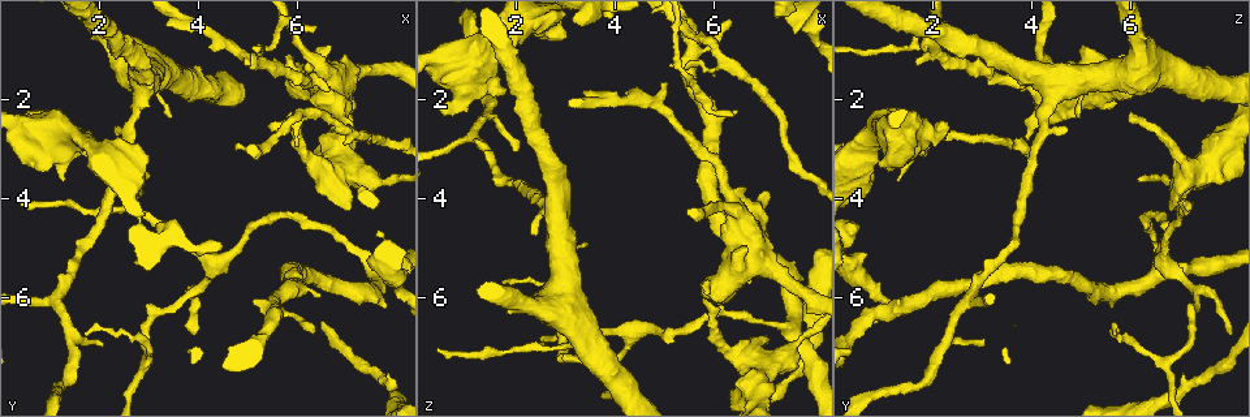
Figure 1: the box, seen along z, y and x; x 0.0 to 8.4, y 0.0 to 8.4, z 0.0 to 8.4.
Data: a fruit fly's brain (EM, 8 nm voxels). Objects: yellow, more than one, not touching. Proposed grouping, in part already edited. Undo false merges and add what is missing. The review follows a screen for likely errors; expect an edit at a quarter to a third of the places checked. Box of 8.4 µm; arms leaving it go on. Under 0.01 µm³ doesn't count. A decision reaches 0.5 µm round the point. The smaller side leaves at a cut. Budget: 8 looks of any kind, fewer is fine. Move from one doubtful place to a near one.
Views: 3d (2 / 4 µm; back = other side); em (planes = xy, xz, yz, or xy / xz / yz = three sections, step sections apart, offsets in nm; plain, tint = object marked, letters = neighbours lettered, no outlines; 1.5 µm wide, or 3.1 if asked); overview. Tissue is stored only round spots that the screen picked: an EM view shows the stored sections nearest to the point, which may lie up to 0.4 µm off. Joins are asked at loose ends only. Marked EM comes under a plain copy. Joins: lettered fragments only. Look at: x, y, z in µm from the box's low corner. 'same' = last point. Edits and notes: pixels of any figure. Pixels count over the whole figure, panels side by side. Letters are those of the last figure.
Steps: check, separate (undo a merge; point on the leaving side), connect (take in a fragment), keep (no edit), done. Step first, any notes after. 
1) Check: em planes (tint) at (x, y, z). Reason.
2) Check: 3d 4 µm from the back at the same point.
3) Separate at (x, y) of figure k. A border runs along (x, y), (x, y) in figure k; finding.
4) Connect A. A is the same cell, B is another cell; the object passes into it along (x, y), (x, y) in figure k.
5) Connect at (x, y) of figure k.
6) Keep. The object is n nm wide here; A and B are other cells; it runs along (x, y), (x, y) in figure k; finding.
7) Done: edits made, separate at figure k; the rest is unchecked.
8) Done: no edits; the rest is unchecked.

Check: em planes (letters) at (6.85, 4.85, 6.55). Thin neck.

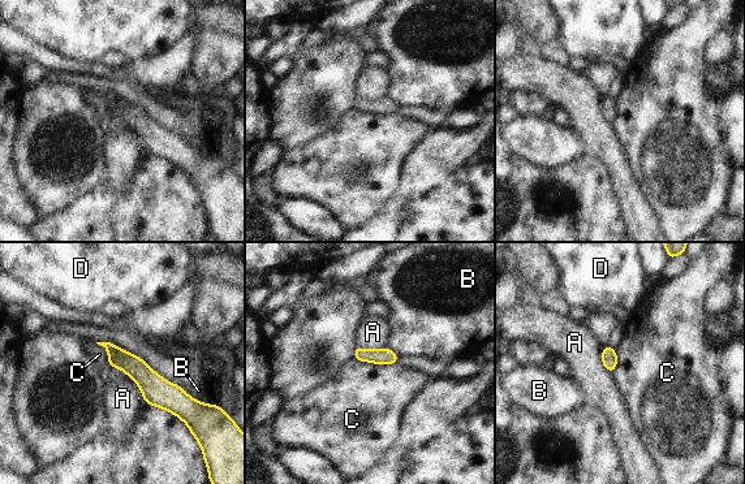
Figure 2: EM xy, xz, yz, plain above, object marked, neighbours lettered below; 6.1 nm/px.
Keep. A, B, C and D are other cells; a border runs along (95, 342), (107, 363), (130, 377) in figure 2; all the same cell.

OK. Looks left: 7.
Check: em planes (letters) at (1.75, 3.20, 1.85). Thick end.

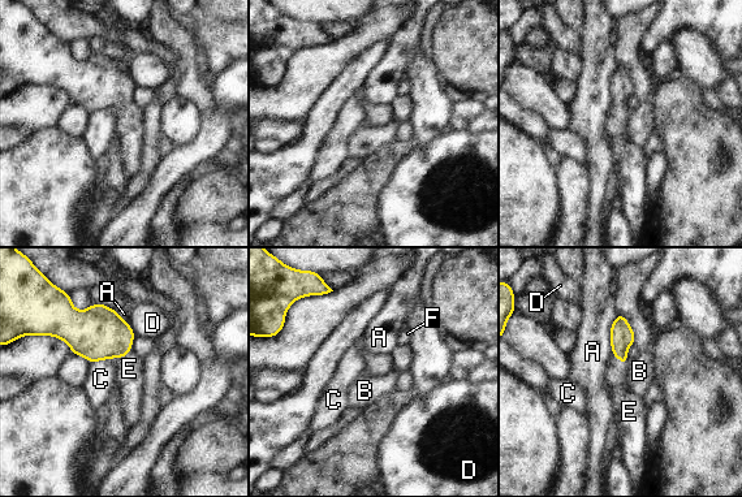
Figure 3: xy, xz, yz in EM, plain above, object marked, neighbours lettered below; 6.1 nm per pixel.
Connect at (624, 401) of figure 3. The longest contact is with A, 260 nm; E is the same cell, A, B, C, D and F are other cells; the object passes into it along (621, 336), (620, 361), (624, 401) in figure 3; it goes on there.

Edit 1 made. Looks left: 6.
Check: overview.

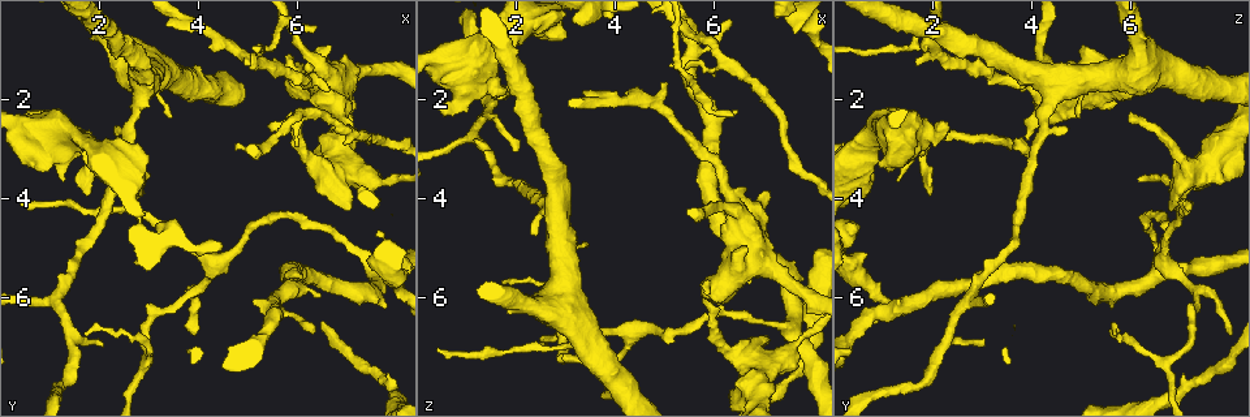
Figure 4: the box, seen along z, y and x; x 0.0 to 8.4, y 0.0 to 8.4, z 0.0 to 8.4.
Check: em yz step 4 (tint) at (7.15, 2.70, 3.90). An open end.

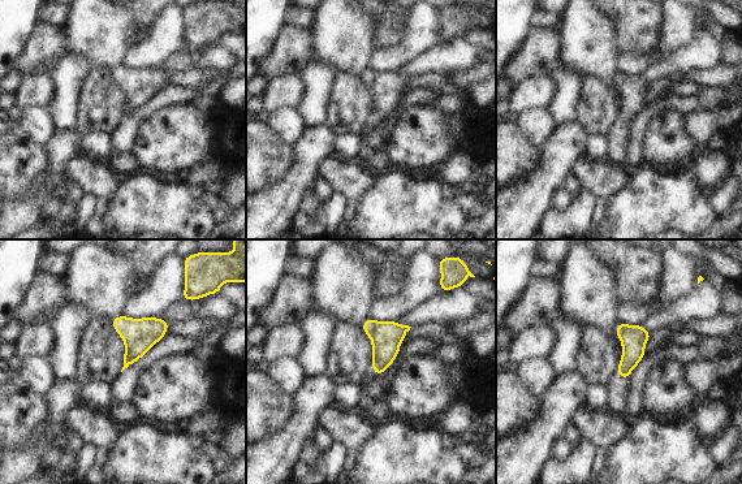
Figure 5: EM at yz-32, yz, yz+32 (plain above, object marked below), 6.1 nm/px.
Check: em yz step 4 (letters) at the same point. What lies round it.

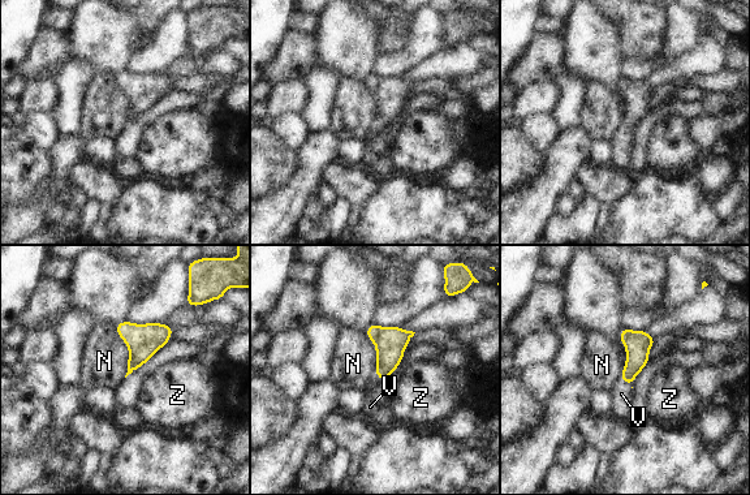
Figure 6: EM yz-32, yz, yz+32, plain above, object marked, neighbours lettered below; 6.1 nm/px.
Connect at (621, 394) of figure 6. The longest contact is with N, 320 nm; V is the same cell, N and Z are other cells; the object passes into it along (637, 344), (625, 382), (621, 394) in figure 6; it goes on there.

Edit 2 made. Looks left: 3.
Done: edits made, connect at figure 3, connect at figure 6; the rest is unchecked.

